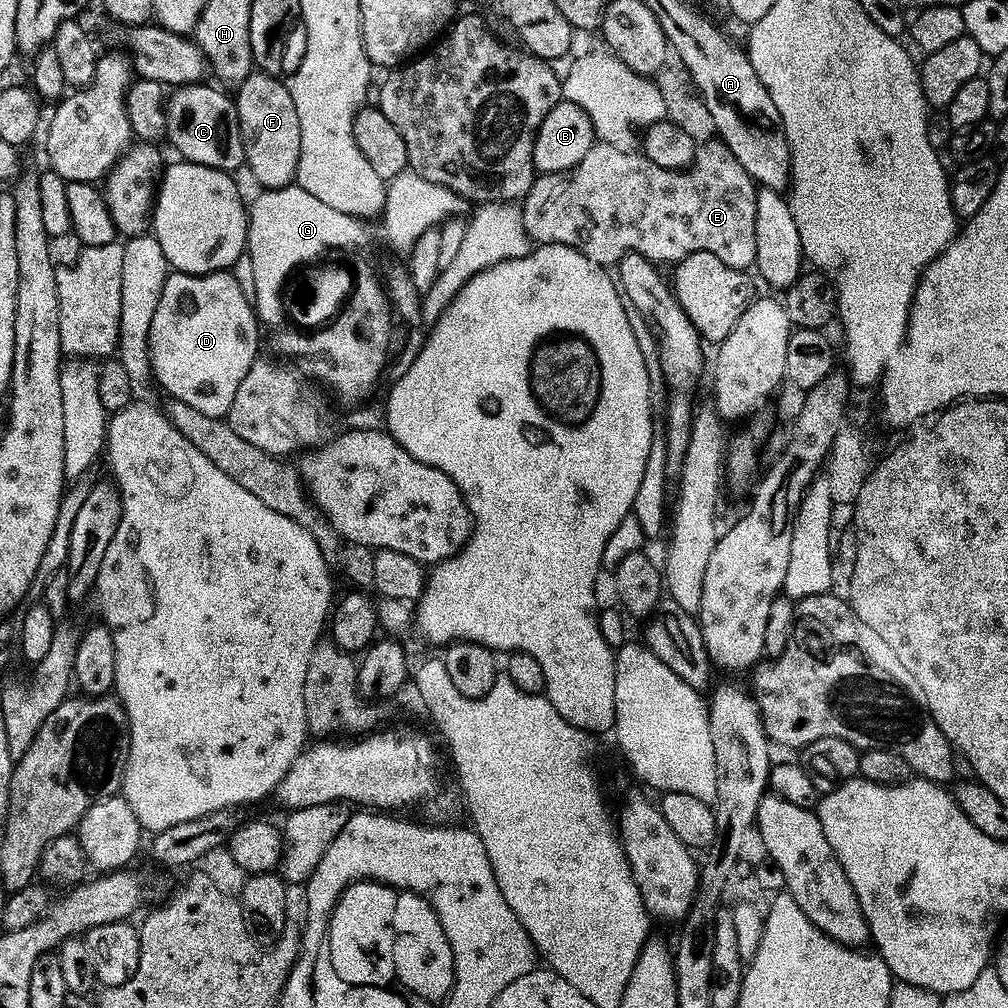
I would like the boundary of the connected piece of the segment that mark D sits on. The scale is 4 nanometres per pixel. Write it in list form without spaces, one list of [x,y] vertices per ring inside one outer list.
[[[173,271],[162,286],[162,298],[158,298],[158,310],[150,322],[148,335],[148,362],[151,375],[165,388],[167,395],[194,406],[204,415],[227,417],[230,402],[246,370],[258,359],[260,328],[255,307],[242,296],[241,287],[231,271],[212,272],[205,276]]]

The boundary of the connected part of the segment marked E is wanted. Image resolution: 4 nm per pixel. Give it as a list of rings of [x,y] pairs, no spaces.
[[[711,139],[697,147],[696,156],[686,168],[663,168],[647,160],[639,151],[627,152],[624,148],[615,148],[612,144],[604,144],[608,142],[593,143],[592,148],[586,154],[586,158],[582,158],[582,162],[578,162],[567,172],[545,172],[537,175],[536,179],[532,181],[530,190],[522,197],[524,229],[528,231],[528,237],[537,245],[565,244],[574,250],[578,250],[587,260],[593,260],[595,264],[601,266],[619,265],[621,258],[630,252],[636,252],[653,262],[661,262],[660,260],[678,262],[695,252],[708,252],[714,254],[714,258],[722,258],[722,262],[726,262],[726,266],[731,268],[751,269],[756,262],[754,218],[756,217],[756,193],[758,190],[754,181],[746,174],[746,170],[742,170],[738,158],[734,158],[734,154],[730,154],[730,150],[725,146],[723,140]]]

